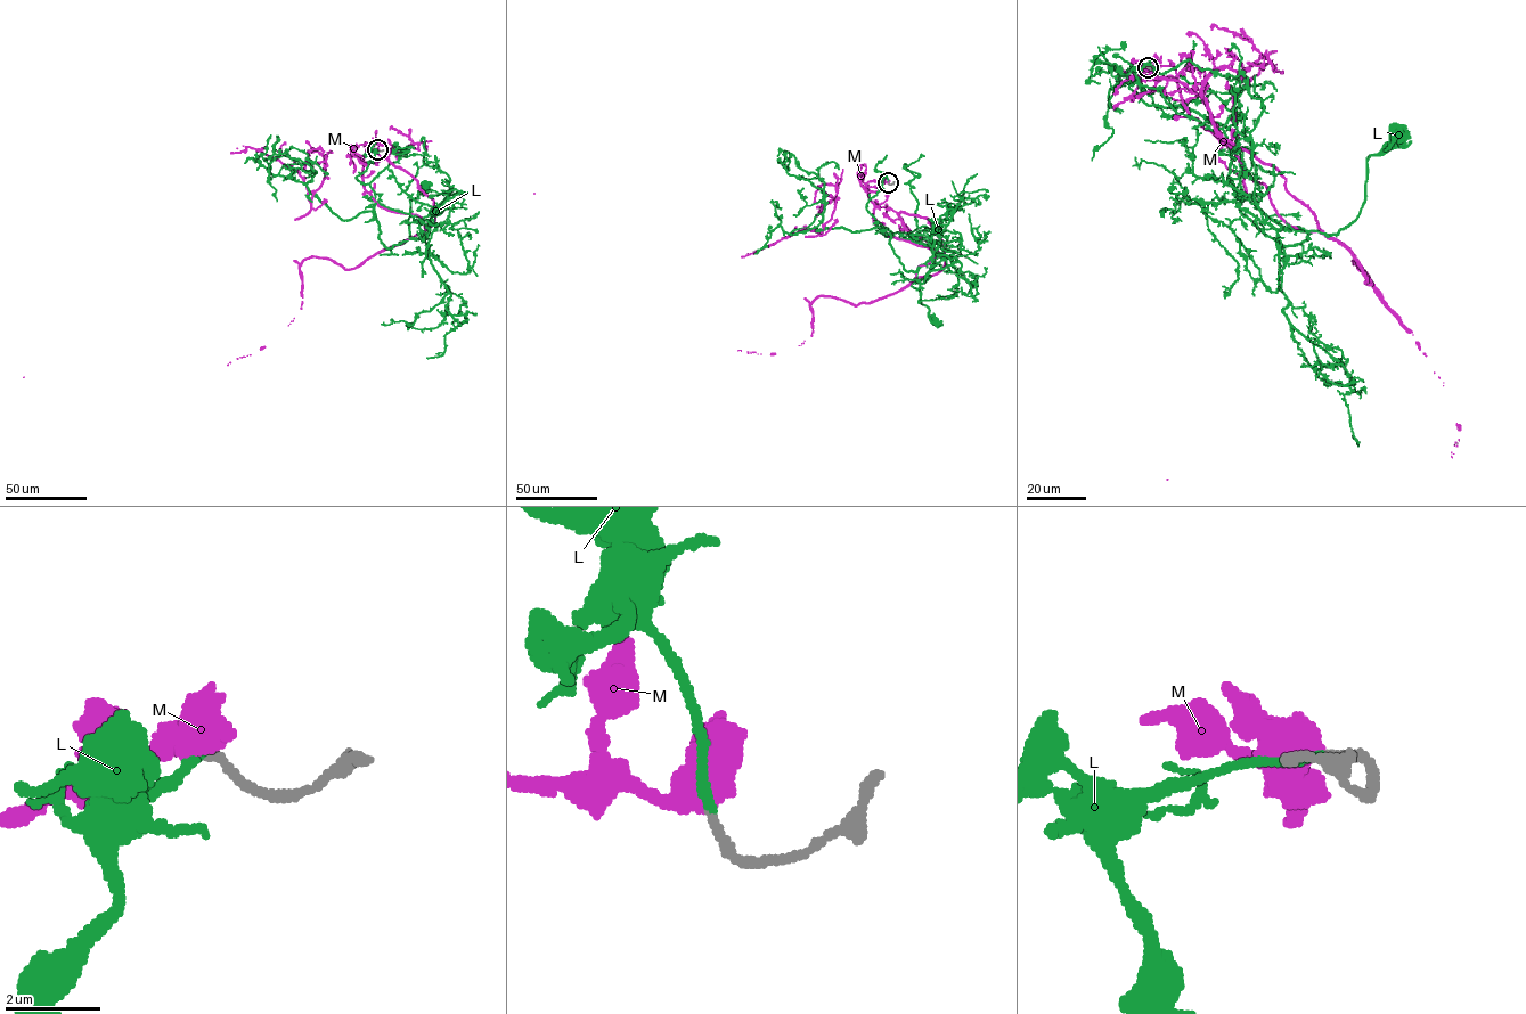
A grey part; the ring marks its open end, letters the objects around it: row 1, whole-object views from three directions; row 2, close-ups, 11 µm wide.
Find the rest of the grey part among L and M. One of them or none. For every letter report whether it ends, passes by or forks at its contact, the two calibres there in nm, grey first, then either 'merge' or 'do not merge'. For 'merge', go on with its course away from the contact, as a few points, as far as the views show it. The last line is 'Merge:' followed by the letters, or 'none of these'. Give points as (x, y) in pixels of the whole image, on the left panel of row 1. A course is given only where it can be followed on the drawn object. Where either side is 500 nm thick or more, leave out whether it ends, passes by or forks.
L: it ends there; 180 nm thick on the grey side, 200 nm on the other; merge; it runs (377, 149), (356, 178), (375, 194), (378, 238), (386, 247), (409, 238), (410, 202), (424, 186)
M: it passes by; 180 nm thick on the grey side, 480 nm on the other; do not merge
Merge: L

